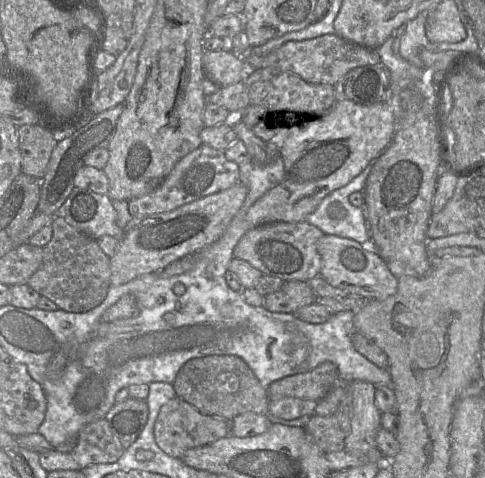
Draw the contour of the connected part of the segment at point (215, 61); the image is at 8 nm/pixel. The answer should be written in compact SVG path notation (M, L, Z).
M229 48L205 51L202 62L206 76L211 78L219 87L244 82L255 70L245 59Z

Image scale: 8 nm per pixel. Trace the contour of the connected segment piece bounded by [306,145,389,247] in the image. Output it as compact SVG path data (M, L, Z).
M389 145L381 150L350 182L326 195L317 208L306 217L306 221L317 226L325 234L351 238L373 247L369 237L366 210L362 206L351 204L349 195L364 190L366 179L373 165L388 147Z

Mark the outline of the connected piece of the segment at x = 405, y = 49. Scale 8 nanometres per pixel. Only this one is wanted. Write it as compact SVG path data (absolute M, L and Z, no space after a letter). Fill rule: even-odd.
M424 11L406 24L406 31L400 39L399 50L401 57L423 69L424 64L419 56L421 49L434 50L439 44L431 42L426 35L427 14L428 11Z

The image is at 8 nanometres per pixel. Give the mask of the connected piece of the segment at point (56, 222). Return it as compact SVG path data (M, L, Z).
M59 214L51 220L52 237L43 247L39 269L29 278L28 285L53 301L59 309L72 313L87 312L100 304L110 286L110 258L97 241L80 232Z

